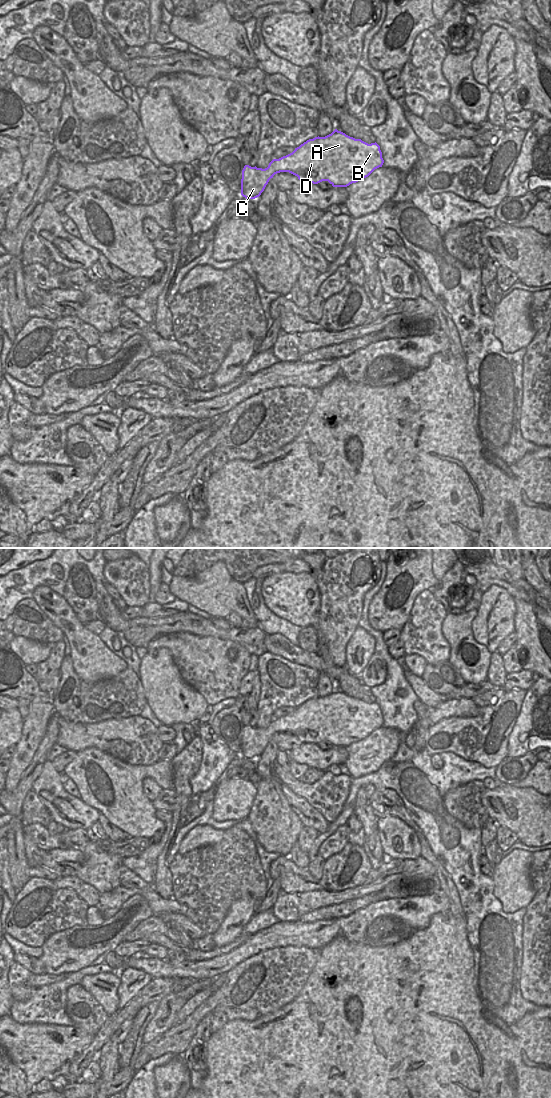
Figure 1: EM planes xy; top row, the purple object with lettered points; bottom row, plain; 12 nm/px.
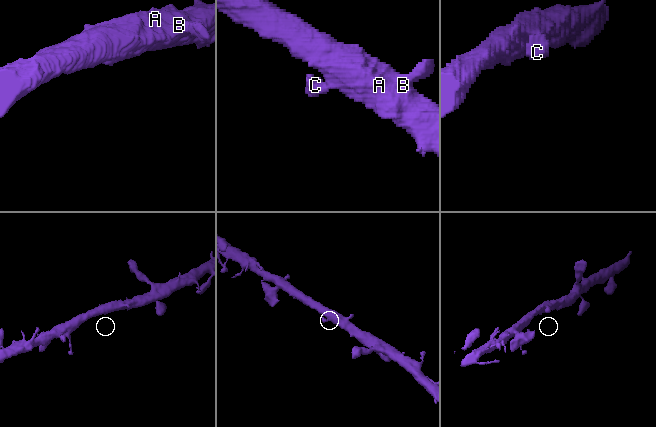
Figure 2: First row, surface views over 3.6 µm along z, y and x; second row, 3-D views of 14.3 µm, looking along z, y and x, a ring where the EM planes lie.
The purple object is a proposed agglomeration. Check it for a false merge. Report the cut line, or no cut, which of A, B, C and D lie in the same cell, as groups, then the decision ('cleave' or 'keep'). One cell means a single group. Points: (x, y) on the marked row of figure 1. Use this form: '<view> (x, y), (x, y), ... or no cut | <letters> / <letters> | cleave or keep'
no cut | A B C D | keep

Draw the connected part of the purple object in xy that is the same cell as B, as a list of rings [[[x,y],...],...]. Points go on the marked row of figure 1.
[[[335,129],[325,137],[307,140],[286,156],[273,159],[265,169],[245,165],[242,170],[241,195],[246,199],[259,197],[269,180],[280,172],[297,176],[303,184],[328,181],[333,187],[347,187],[368,177],[375,169],[382,167],[383,163],[382,152],[376,142],[368,144]]]

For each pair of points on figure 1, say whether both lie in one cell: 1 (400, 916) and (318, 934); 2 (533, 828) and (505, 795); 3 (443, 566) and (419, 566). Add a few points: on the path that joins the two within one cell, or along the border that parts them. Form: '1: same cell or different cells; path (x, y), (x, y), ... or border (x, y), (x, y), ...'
1: same cell; path (380, 922), (377, 925), (361, 927), (338, 927)
2: same cell; path (532, 818), (515, 799)
3: different cells; border (431, 558), (431, 571), (438, 581)

